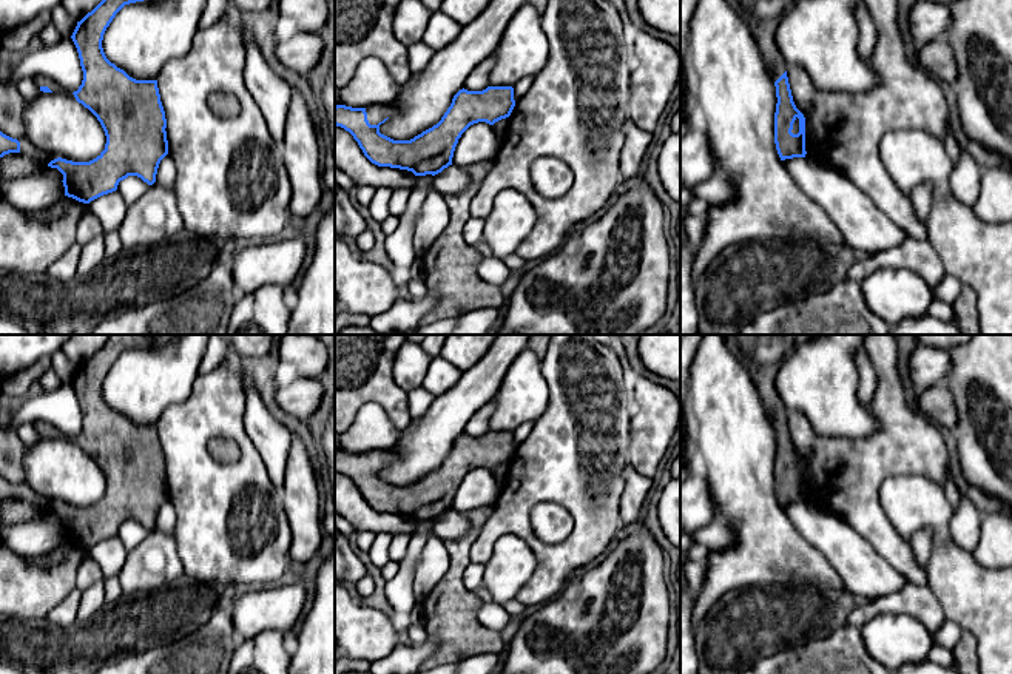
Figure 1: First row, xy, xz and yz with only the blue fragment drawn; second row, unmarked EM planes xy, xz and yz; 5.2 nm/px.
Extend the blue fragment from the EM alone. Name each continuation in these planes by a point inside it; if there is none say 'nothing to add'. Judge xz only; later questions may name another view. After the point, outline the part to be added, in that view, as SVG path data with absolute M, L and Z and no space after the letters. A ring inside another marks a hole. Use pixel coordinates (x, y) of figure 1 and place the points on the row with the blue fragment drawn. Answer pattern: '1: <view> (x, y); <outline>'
1: xz (375, 114); M376 105L376 106L367 106L366 113L367 113L369 123L378 125L384 119L390 117L393 110L389 105L387 106Z

